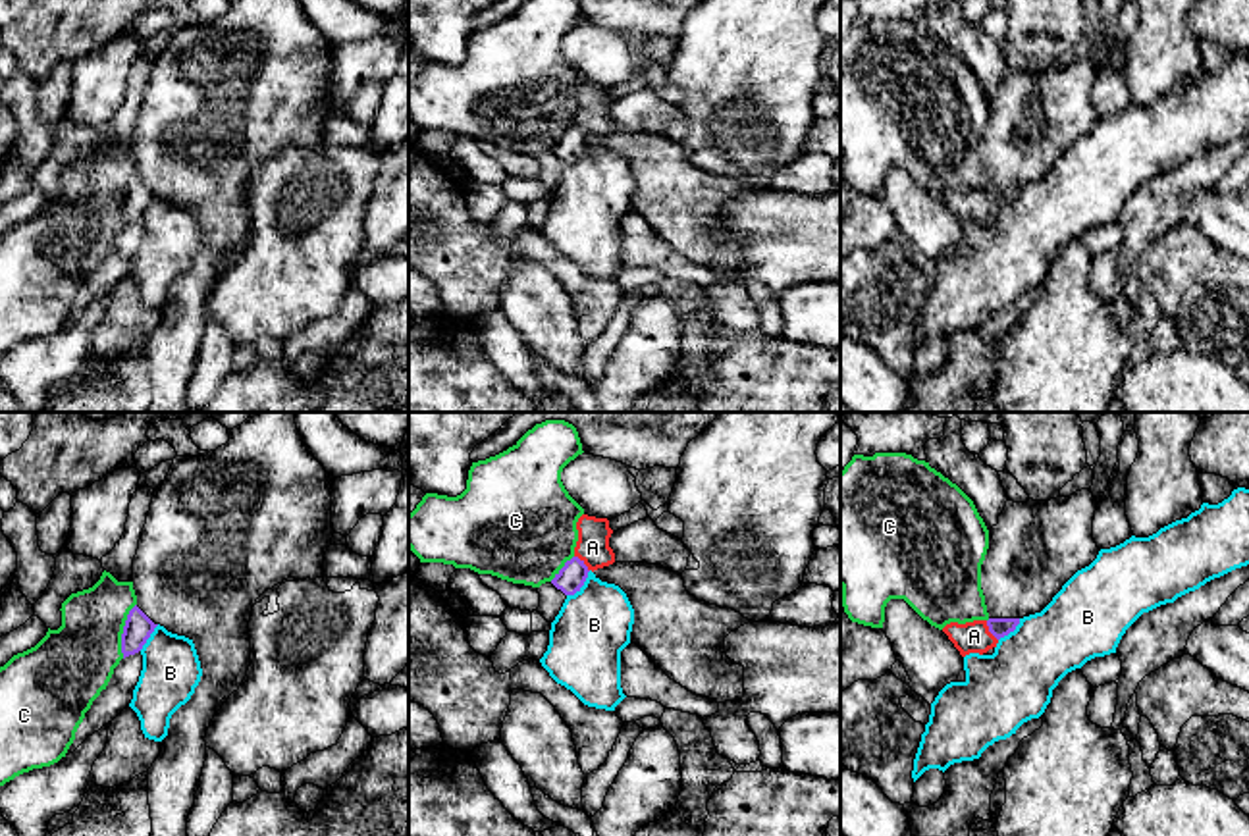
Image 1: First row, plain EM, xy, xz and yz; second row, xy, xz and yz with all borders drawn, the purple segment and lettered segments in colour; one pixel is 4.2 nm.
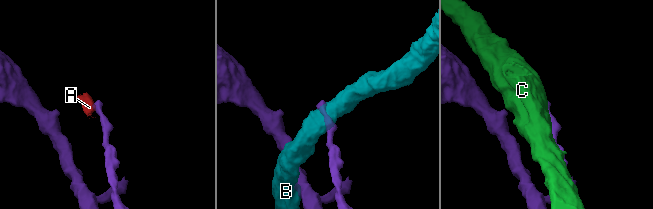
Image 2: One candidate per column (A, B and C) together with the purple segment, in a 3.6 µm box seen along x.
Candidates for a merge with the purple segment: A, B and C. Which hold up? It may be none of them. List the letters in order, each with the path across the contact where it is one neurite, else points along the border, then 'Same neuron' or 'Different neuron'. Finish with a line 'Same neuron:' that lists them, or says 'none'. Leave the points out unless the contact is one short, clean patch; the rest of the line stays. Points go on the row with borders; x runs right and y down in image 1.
A: Boundary: yz (985, 621), (997, 640). Different neuron
B: Different neuron
C: Different neuron
Same neuron: none

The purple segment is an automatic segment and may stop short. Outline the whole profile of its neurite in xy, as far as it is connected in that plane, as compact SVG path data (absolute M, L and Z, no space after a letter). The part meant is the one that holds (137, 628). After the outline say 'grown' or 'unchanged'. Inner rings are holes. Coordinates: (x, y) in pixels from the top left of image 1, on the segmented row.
M137 605L129 611L123 634L121 634L121 653L123 659L135 655L143 649L150 634L158 624L154 624Z | unchanged

